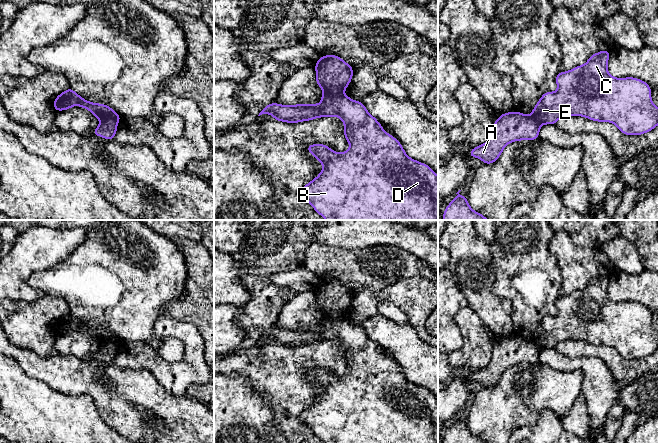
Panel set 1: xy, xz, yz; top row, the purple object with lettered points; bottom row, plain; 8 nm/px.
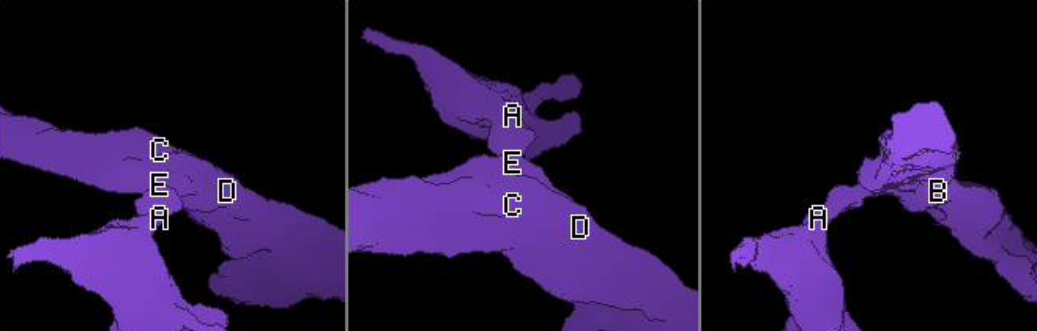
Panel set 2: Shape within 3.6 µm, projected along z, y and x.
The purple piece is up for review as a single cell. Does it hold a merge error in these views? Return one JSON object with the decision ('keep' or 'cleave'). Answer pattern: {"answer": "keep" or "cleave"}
{"answer": "cleave"}

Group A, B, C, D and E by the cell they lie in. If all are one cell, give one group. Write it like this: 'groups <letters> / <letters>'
groups A / B C D E

